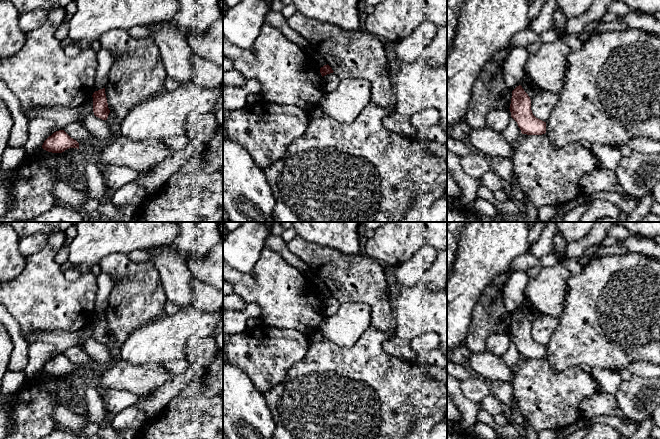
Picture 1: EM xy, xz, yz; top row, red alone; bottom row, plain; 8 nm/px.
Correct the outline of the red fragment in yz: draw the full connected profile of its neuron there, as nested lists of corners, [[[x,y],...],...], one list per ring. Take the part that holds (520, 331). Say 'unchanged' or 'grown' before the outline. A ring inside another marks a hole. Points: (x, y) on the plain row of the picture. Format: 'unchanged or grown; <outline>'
unchanged; [[[521,309],[512,315],[511,341],[517,346],[522,358],[542,359],[546,357],[546,346],[536,342],[531,334],[531,323]]]

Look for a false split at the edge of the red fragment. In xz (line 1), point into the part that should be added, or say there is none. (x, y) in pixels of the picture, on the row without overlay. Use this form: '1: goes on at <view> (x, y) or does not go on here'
1: does not go on here

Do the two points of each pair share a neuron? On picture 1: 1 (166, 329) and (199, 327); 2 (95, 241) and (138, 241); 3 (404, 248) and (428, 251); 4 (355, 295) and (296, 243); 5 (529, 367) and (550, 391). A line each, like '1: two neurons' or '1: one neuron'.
1: one neuron
2: one neuron
3: two neurons
4: one neuron
5: one neuron

